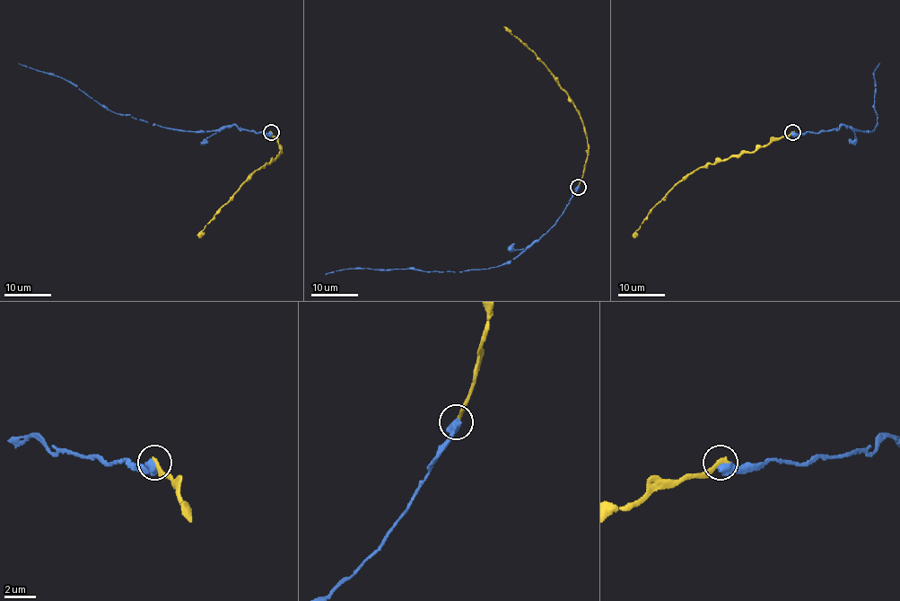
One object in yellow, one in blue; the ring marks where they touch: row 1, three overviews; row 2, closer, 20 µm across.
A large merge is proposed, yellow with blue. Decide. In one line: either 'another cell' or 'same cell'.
another cell

